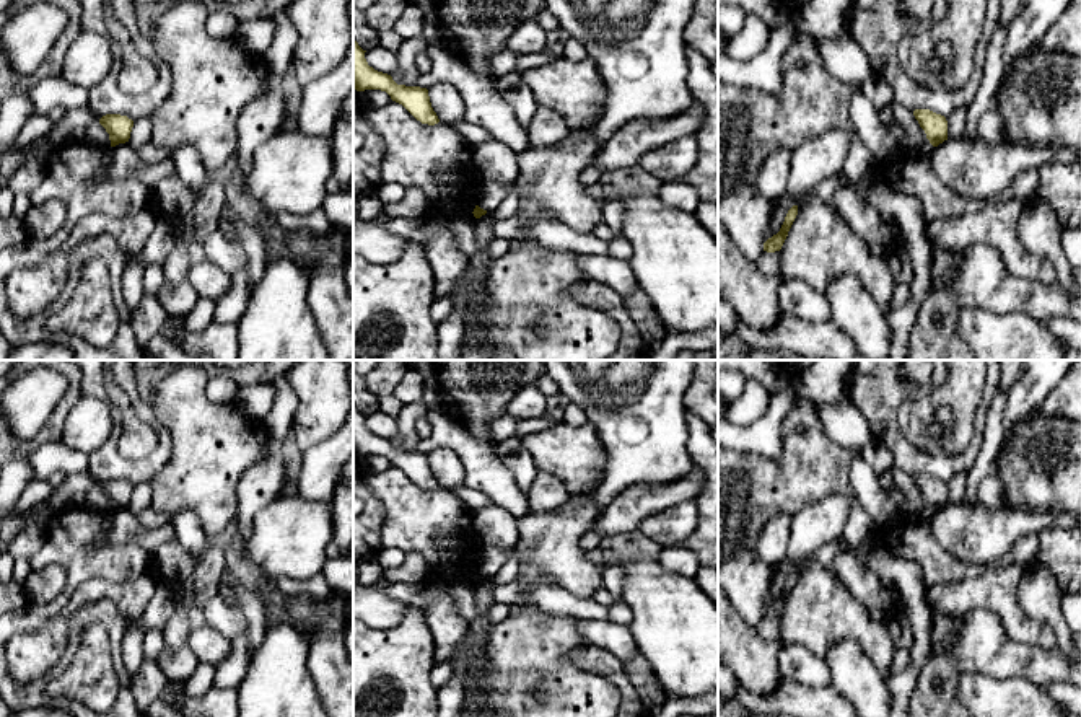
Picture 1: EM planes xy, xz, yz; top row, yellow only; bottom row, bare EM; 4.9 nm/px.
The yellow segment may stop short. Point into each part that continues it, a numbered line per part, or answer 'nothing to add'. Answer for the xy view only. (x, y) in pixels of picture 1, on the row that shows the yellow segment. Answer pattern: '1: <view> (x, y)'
nothing to add

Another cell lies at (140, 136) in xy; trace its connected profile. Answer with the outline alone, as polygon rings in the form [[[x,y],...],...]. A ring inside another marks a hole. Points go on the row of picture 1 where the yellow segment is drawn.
[[[140,117],[133,121],[129,145],[138,152],[145,145],[151,143],[151,121],[150,117]]]

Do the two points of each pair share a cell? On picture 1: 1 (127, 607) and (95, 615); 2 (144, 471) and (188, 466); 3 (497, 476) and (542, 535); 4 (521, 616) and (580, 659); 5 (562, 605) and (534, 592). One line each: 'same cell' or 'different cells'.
1: different cells
2: different cells
3: different cells
4: different cells
5: same cell

